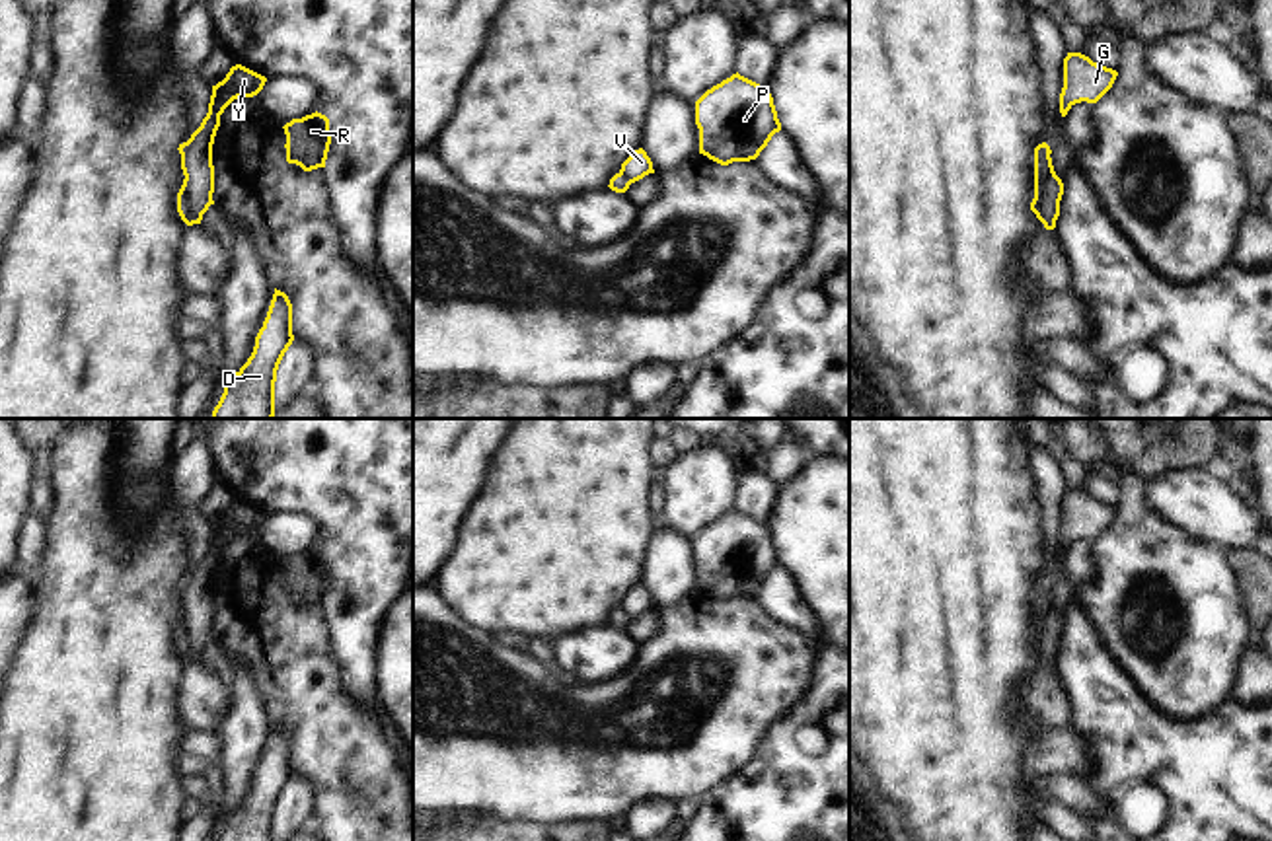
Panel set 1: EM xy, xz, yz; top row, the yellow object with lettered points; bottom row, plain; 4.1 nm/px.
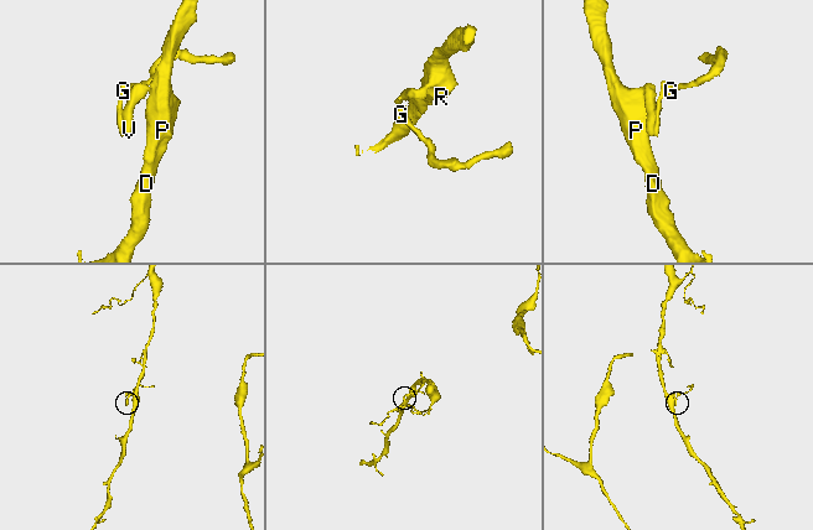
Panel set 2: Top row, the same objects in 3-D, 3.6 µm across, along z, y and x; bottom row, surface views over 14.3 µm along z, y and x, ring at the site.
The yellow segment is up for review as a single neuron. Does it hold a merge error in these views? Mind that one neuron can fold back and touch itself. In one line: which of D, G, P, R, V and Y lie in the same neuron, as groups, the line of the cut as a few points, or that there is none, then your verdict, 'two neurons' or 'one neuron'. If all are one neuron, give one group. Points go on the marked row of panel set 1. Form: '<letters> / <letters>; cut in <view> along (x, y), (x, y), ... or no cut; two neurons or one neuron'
D P R V Y / G; cut in yz along (1052, 166), (1043, 195), (1041, 220); two neurons

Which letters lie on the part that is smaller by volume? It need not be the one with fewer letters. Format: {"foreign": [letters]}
{"foreign": ["G"]}

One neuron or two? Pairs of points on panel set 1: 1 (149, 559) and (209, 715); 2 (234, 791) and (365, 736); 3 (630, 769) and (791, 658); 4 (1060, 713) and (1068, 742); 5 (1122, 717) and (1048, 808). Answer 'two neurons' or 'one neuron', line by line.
1: two neurons
2: two neurons
3: one neuron
4: two neurons
5: two neurons

